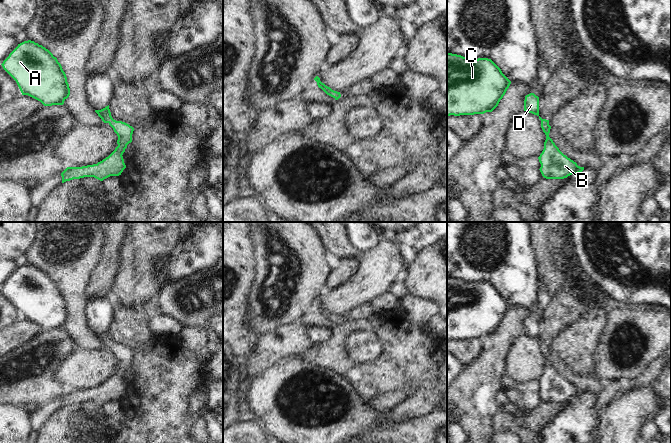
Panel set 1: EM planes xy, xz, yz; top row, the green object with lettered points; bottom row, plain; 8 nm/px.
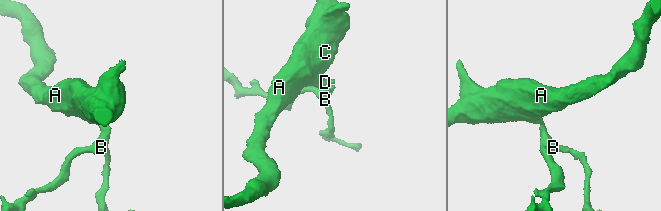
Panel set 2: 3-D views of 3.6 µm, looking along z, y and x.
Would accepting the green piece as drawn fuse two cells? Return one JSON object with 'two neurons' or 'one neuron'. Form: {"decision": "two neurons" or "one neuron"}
{"decision": "one neuron"}

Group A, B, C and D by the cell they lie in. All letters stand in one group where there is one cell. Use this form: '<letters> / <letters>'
A B C D

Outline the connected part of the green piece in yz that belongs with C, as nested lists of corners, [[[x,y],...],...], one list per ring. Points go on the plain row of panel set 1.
[[[447,277],[447,341],[492,336],[510,308],[511,305],[491,283]]]

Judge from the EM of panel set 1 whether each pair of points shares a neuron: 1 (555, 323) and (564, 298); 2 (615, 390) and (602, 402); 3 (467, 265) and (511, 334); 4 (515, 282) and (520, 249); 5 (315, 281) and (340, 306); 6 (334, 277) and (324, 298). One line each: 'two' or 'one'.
1: one
2: one
3: two
4: one
5: two
6: two

